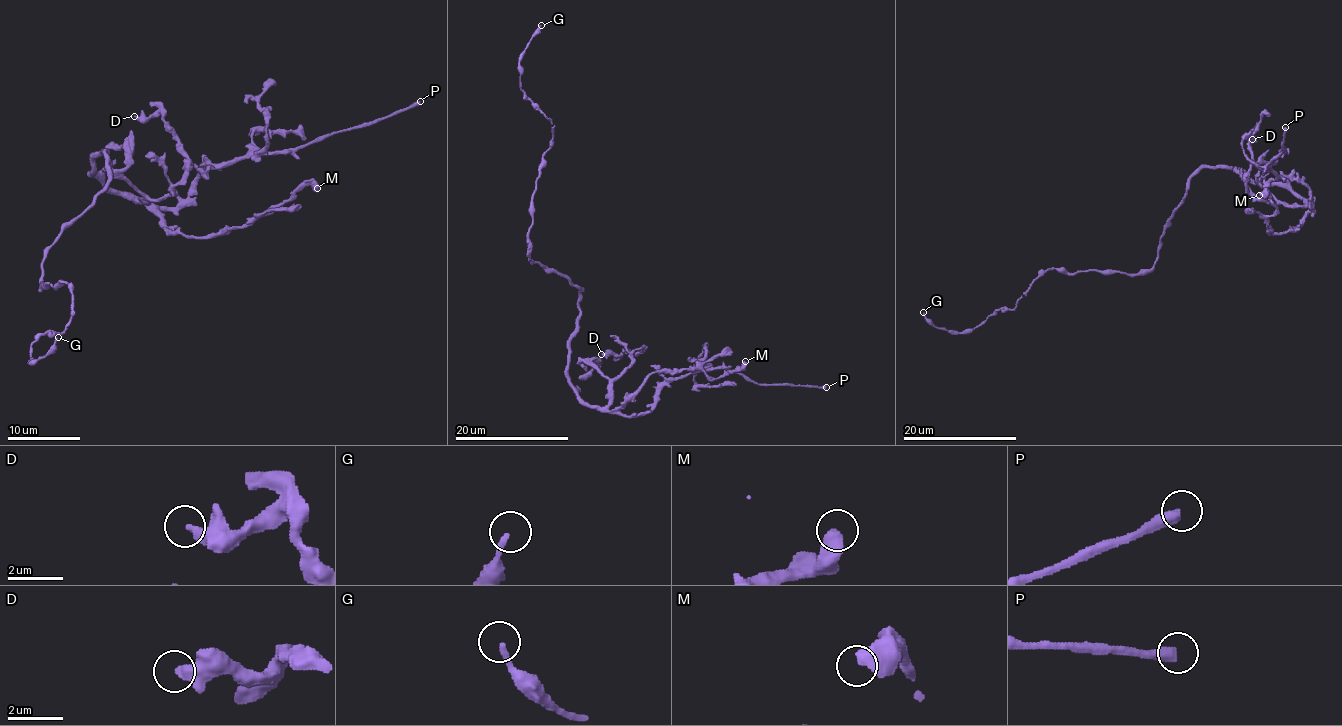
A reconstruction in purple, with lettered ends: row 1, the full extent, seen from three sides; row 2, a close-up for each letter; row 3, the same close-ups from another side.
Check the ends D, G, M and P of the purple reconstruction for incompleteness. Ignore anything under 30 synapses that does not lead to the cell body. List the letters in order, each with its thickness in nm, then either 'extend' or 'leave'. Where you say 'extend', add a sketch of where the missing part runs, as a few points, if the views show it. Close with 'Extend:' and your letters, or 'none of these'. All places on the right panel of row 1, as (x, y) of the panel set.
D: 440 nm thick; leave
G: 200 nm thick; leave
M: 600 nm thick; leave
P: 420 nm thick; extend; missing branch runs (1285, 127), (1283, 84), (1322, 72), (1315, 39), (1273, 103), (1272, 134), (1252, 148), (1221, 140), (1208, 50)
Extend: P

